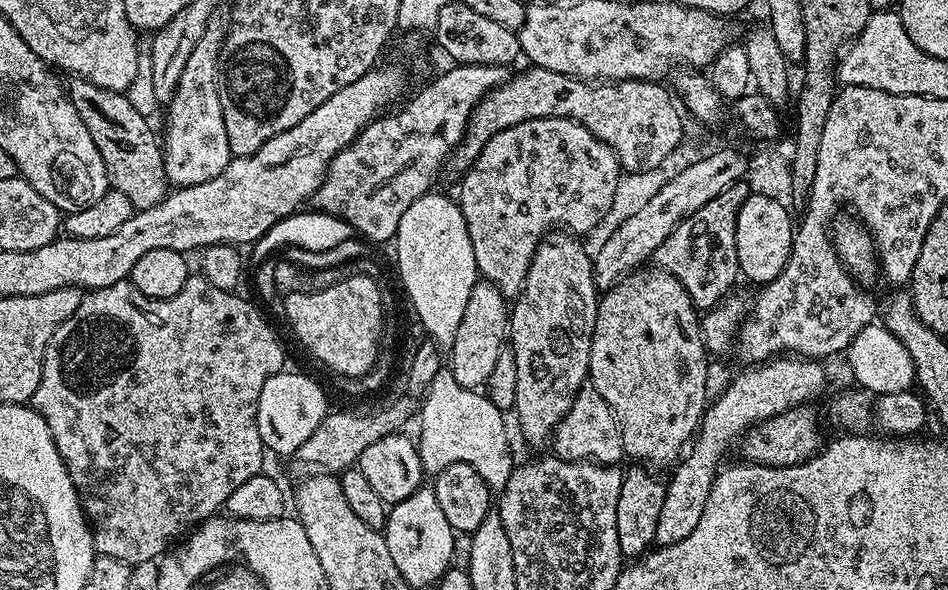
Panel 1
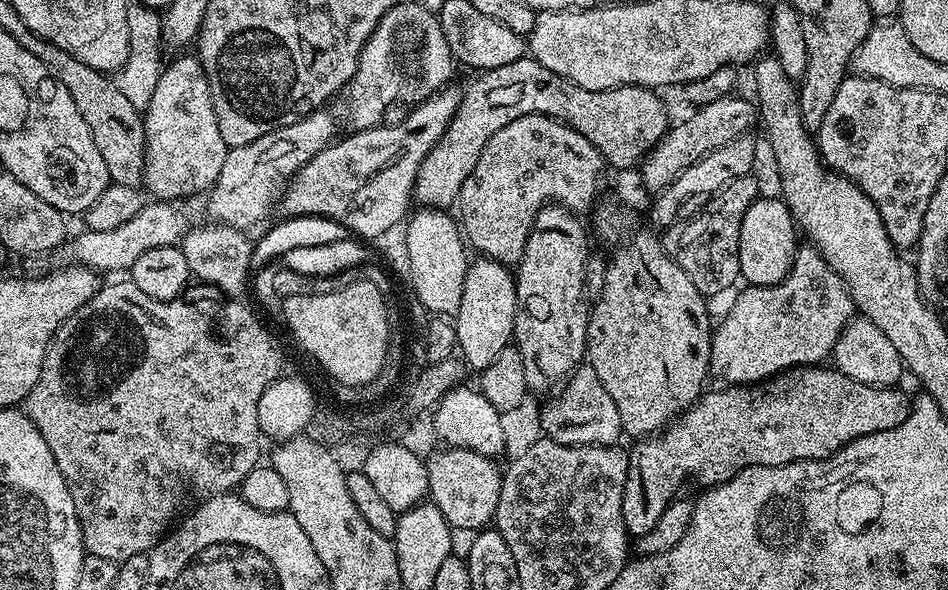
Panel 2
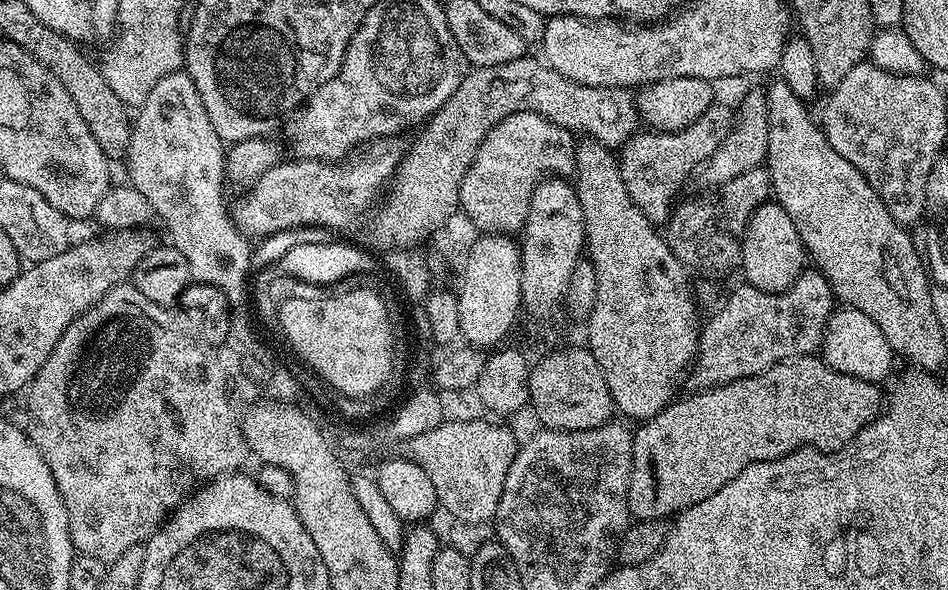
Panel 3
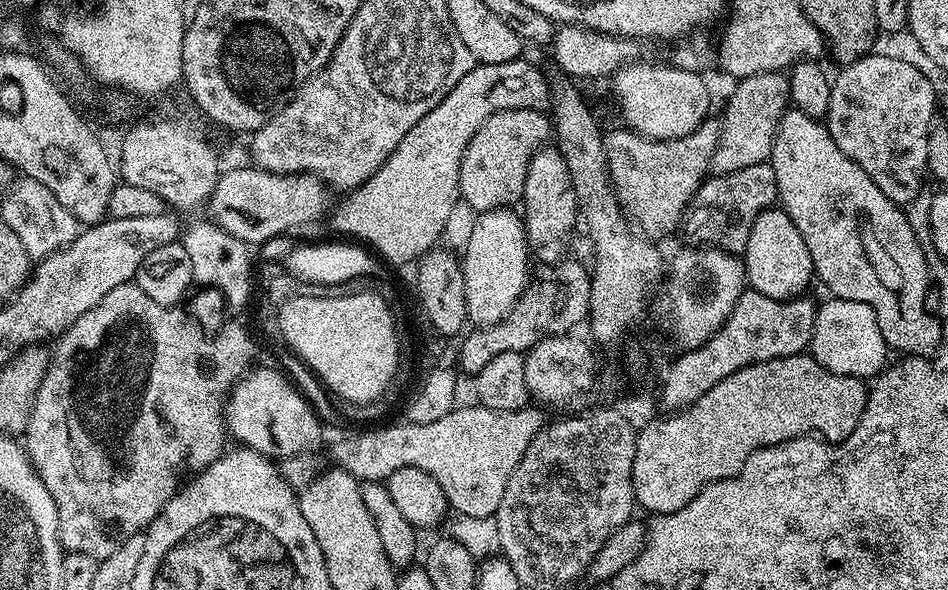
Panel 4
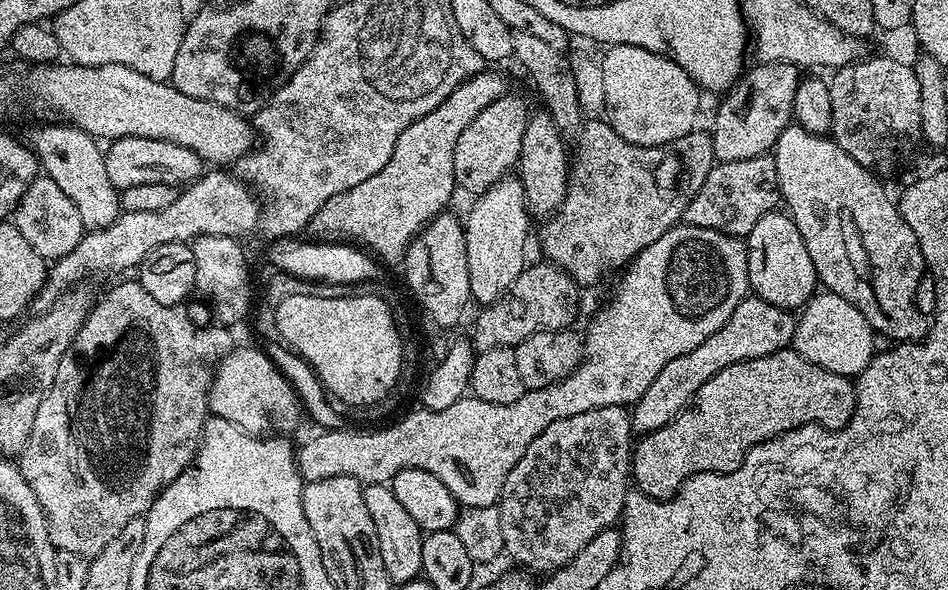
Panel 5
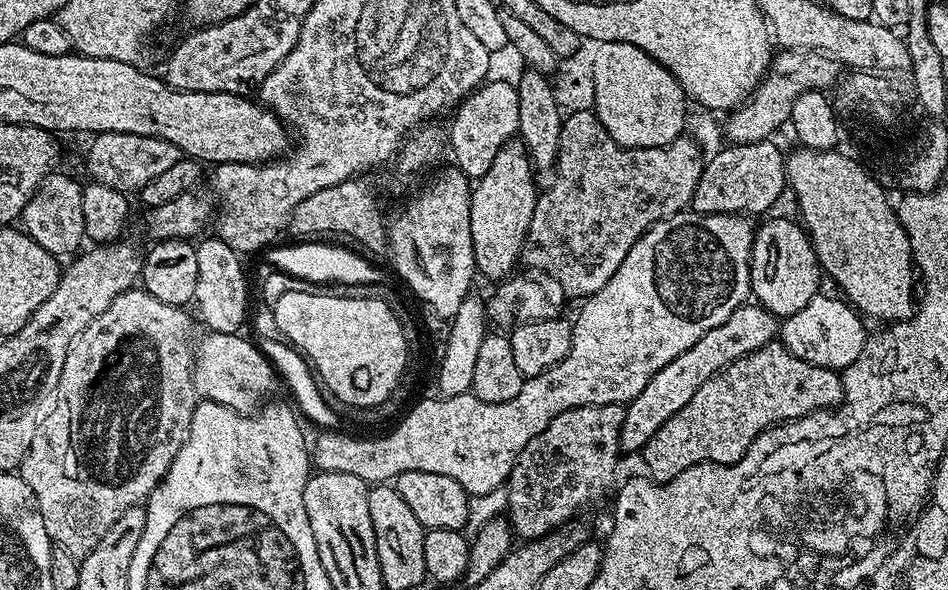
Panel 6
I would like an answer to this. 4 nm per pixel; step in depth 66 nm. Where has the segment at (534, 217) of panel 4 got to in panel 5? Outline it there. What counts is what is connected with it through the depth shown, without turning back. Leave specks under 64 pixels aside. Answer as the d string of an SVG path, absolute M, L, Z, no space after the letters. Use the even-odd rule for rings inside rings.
M546 110L533 111L528 117L526 134L522 134L522 150L518 165L518 179L524 187L524 200L533 217L551 217L559 212L560 204L568 195L568 170L570 152L564 149L565 137L552 121L552 115Z

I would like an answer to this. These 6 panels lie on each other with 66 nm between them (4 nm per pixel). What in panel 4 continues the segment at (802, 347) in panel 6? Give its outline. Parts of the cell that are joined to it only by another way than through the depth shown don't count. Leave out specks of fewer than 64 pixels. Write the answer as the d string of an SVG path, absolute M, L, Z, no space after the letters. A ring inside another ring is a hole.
M828 298L825 304L821 303L816 309L810 354L834 374L867 381L885 367L890 349L882 338L882 330L878 330L878 318L874 318L874 310L870 310L866 302Z

